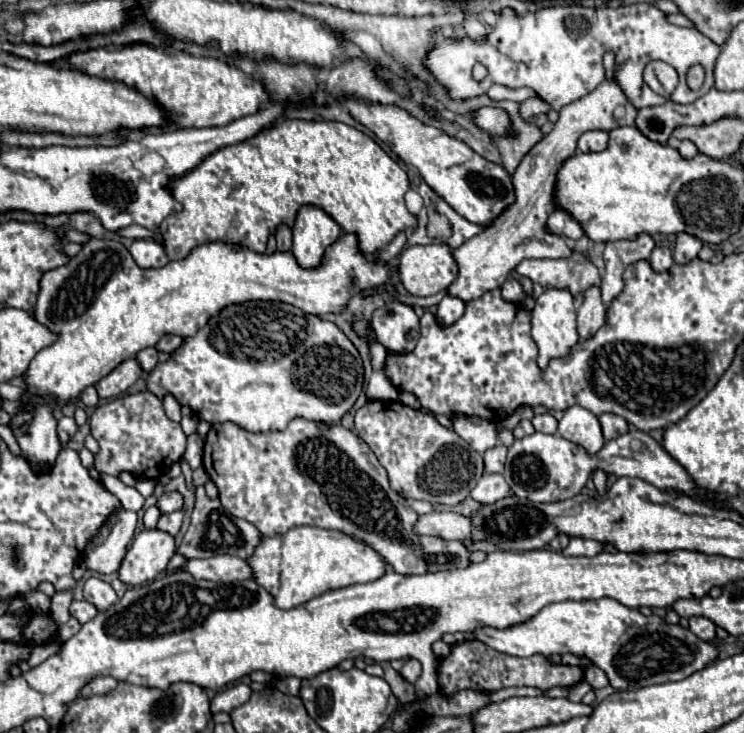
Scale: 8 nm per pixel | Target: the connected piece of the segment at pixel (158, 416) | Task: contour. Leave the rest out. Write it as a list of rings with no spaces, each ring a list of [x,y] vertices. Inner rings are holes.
[[[149,391],[113,399],[99,405],[91,415],[91,435],[99,443],[95,469],[105,475],[119,477],[127,471],[137,479],[159,479],[185,453],[185,433],[179,423],[167,419],[163,403]]]

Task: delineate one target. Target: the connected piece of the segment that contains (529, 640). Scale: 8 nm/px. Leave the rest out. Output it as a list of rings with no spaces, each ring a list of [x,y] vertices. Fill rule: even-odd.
[[[615,599],[599,601],[561,601],[543,607],[533,619],[509,629],[481,627],[475,631],[477,641],[515,657],[539,655],[577,655],[589,659],[603,669],[613,689],[637,689],[657,683],[681,681],[709,663],[717,661],[719,651],[713,643],[697,639],[689,629],[681,625],[669,625],[665,619],[651,615],[645,617],[637,609],[627,609]]]

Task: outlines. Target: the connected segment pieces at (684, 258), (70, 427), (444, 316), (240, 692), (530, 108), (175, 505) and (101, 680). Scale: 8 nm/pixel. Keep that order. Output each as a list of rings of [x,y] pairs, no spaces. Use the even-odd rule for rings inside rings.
[[[677,235],[677,245],[675,245],[675,253],[673,253],[675,263],[687,265],[689,261],[693,261],[697,257],[701,247],[703,245],[697,239],[693,239],[693,235]]]
[[[62,416],[57,421],[57,435],[59,435],[59,441],[61,441],[63,447],[69,443],[69,439],[75,435],[76,431],[77,425],[74,418]]]
[[[443,297],[437,307],[439,307],[439,311],[437,311],[437,321],[439,321],[439,325],[443,325],[443,327],[453,325],[453,323],[455,323],[457,319],[461,319],[463,313],[465,313],[465,303],[463,303],[461,299],[457,299],[457,297]]]
[[[235,683],[233,687],[217,693],[211,701],[211,711],[219,713],[219,711],[231,711],[233,707],[239,707],[241,703],[247,703],[251,697],[251,687],[245,683]]]
[[[539,97],[527,99],[527,101],[523,101],[521,105],[523,105],[523,109],[525,109],[527,115],[537,115],[537,113],[549,113],[549,111],[551,111],[551,107],[549,107],[543,99],[539,99]]]
[[[173,491],[173,493],[165,493],[159,501],[157,501],[157,507],[163,511],[163,513],[173,513],[173,511],[179,511],[183,507],[183,495]]]
[[[95,677],[93,681],[89,681],[83,687],[83,697],[89,697],[89,695],[105,695],[105,693],[113,691],[115,685],[117,685],[117,679],[115,677]]]

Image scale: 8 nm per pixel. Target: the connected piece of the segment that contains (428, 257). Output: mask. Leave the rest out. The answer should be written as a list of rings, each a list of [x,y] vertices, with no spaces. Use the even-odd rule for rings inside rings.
[[[409,245],[399,255],[399,279],[415,297],[429,297],[449,287],[457,277],[457,265],[449,247]]]

